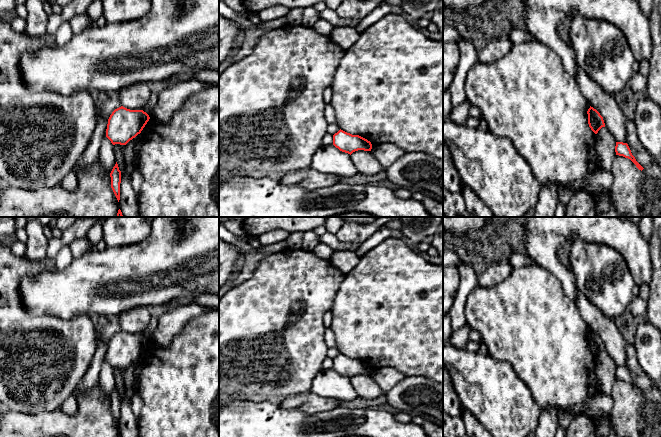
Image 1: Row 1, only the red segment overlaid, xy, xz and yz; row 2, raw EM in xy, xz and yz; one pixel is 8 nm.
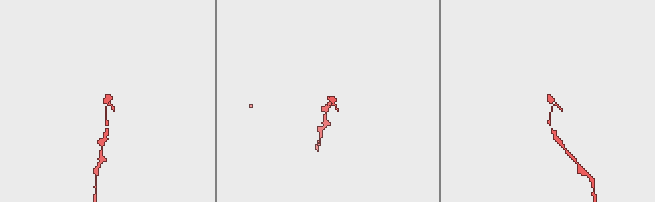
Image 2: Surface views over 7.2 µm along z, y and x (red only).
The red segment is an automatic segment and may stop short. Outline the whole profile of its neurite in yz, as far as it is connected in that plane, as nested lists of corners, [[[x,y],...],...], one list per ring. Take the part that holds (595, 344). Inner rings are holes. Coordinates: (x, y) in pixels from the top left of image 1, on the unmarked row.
[[[591,330],[588,333],[587,338],[589,351],[595,358],[597,358],[602,351],[605,351],[603,341],[596,333]]]

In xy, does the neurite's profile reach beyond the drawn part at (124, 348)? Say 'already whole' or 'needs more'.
already whole

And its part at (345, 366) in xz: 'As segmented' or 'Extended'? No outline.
As segmented

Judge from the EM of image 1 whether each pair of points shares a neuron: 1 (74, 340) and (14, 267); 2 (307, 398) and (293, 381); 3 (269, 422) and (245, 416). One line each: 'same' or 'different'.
1: same
2: different
3: same

